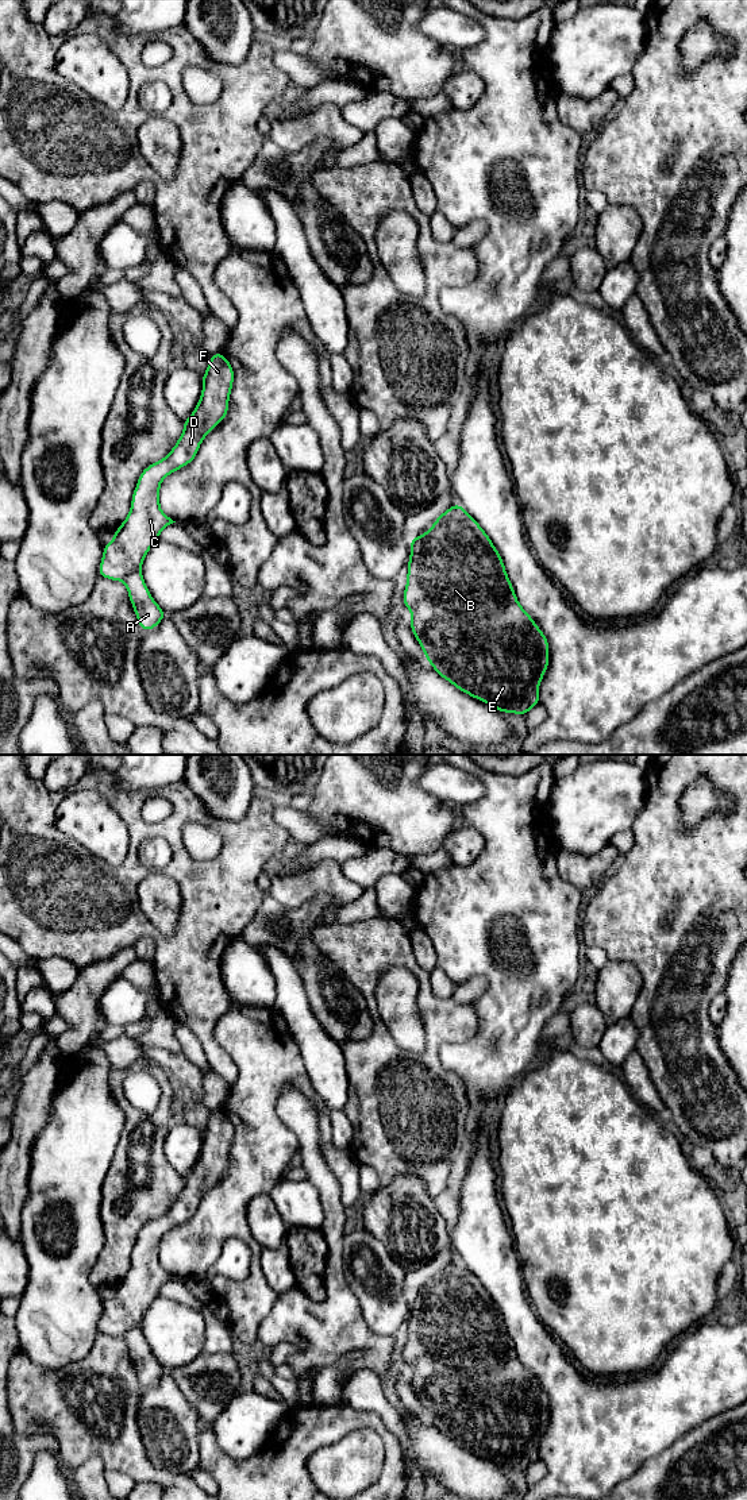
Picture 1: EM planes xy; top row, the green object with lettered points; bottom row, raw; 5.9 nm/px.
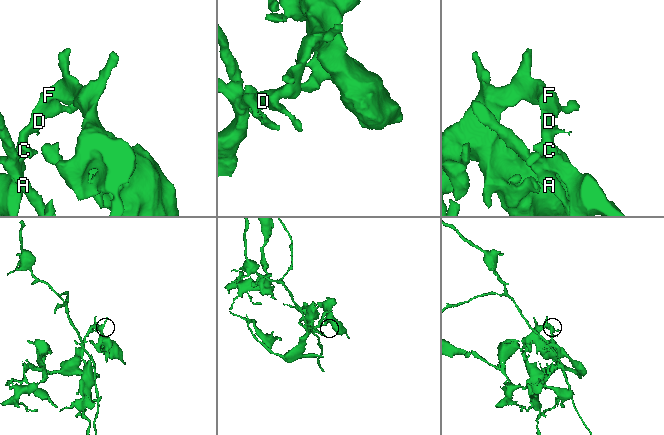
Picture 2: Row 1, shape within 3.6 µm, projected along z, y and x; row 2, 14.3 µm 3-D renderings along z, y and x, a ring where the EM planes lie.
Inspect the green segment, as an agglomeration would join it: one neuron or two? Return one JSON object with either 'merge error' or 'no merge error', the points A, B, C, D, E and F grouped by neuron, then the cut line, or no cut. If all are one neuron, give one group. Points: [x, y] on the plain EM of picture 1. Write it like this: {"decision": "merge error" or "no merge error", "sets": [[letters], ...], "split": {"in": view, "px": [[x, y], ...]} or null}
{"decision": "merge error", "sets": [["A"], ["B", "C", "D", "E", "F"]], "split": {"in": "xy", "px": [[139, 1325], [129, 1329], [122, 1335]]}}

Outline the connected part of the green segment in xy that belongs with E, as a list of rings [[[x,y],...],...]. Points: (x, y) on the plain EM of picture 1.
[[[457,1260],[443,1268],[427,1289],[419,1291],[409,1297],[409,1304],[412,1310],[408,1316],[407,1343],[404,1346],[403,1358],[412,1369],[412,1377],[409,1381],[423,1404],[426,1415],[442,1434],[453,1439],[461,1447],[467,1449],[470,1453],[490,1461],[501,1469],[507,1468],[527,1472],[530,1465],[539,1461],[539,1439],[548,1423],[548,1397],[528,1368],[520,1362],[507,1331],[504,1318],[489,1292],[480,1280],[469,1272],[463,1262]]]

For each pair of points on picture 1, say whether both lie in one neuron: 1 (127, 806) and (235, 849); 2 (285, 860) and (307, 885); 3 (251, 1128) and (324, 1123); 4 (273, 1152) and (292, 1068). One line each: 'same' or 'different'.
1: same
2: different
3: different
4: same

